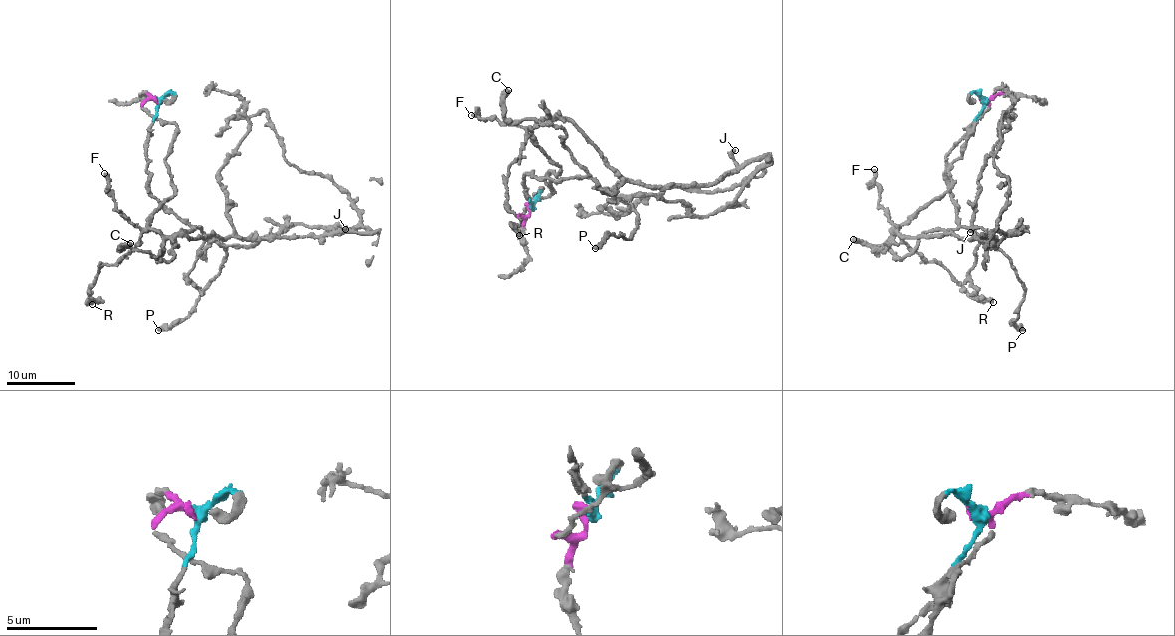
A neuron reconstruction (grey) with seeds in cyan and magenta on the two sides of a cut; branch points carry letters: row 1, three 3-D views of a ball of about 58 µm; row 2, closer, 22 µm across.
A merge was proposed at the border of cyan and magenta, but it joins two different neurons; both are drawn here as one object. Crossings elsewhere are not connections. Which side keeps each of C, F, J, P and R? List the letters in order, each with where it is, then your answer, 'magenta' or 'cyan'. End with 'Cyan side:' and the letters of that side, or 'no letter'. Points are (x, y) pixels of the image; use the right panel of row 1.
C: place (853, 239); cyan
F: place (874, 169); magenta
J: place (970, 232); magenta
P: place (1022, 330); cyan
R: place (993, 302); magenta
Cyan side: C, P

